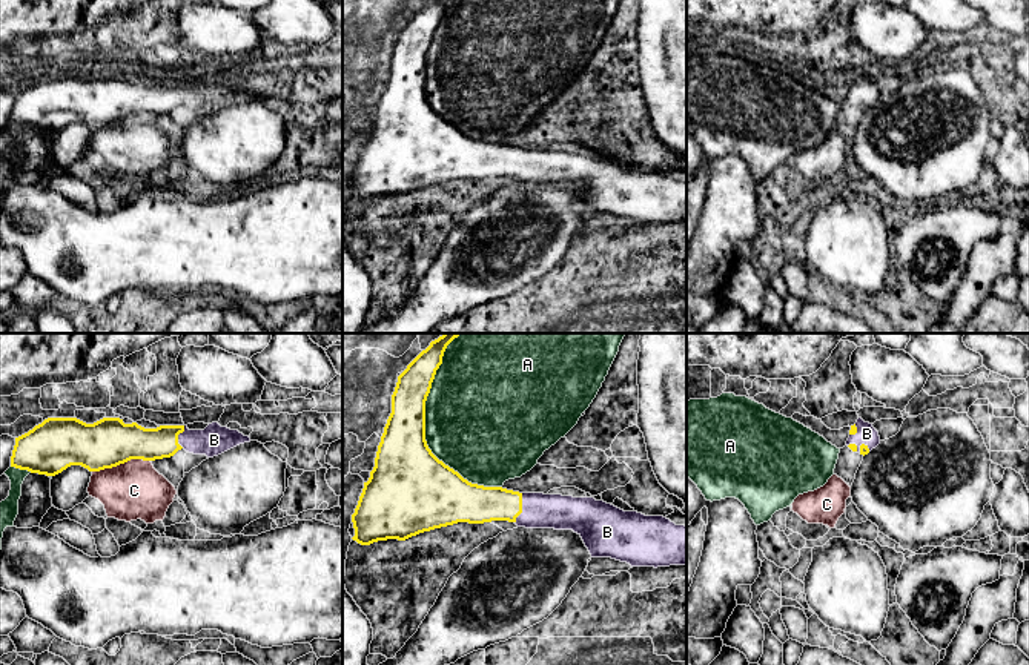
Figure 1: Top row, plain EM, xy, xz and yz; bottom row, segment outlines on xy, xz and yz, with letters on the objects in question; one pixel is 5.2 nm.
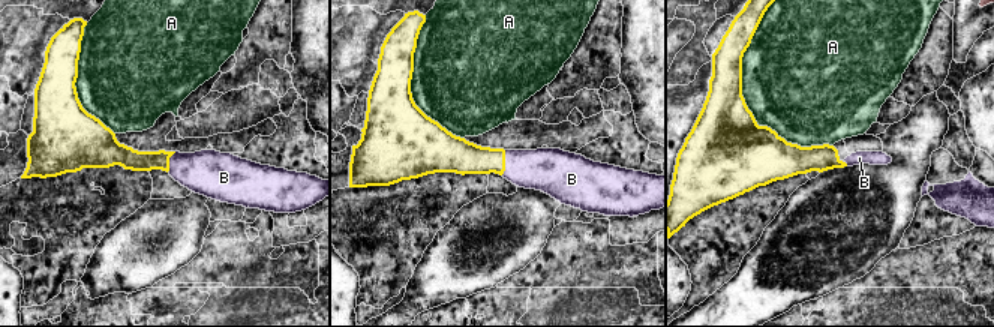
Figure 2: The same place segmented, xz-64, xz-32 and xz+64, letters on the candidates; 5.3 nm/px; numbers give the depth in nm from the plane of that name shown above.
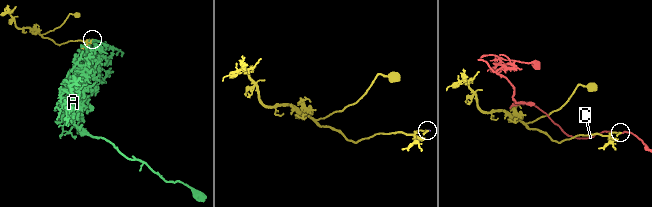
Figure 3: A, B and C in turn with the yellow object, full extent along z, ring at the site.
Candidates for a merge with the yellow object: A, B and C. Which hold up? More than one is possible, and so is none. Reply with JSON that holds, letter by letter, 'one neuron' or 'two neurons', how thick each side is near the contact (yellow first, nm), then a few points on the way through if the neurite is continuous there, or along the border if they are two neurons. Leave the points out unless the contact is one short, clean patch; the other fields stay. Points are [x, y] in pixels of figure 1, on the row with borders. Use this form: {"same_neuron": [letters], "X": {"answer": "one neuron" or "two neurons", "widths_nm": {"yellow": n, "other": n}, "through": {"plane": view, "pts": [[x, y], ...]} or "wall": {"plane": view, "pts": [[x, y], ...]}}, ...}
{"same_neuron": ["B"], "A": {"answer": "two neurons", "widths_nm": {"yellow": 340, "other": 500}}, "B": {"answer": "one neuron", "widths_nm": {"yellow": 200, "other": 180}, "through": {"plane": "xz", "pts": [[475, 504], [506, 504], [521, 509], [539, 510]]}}, "C": {"answer": "two neurons", "widths_nm": {"yellow": 260, "other": 300}}}

